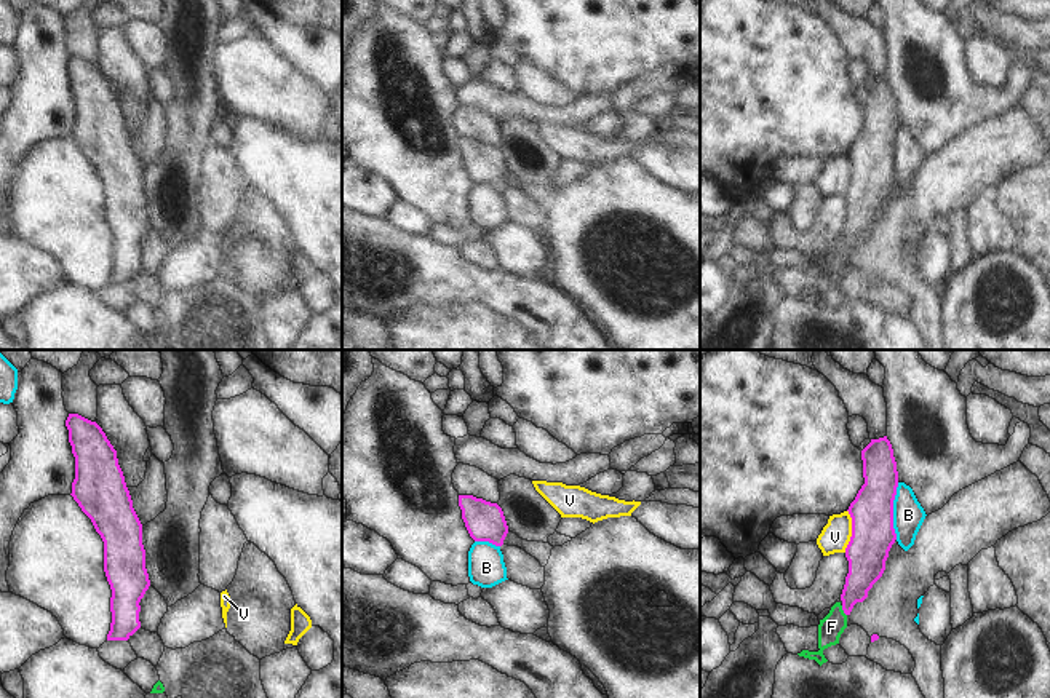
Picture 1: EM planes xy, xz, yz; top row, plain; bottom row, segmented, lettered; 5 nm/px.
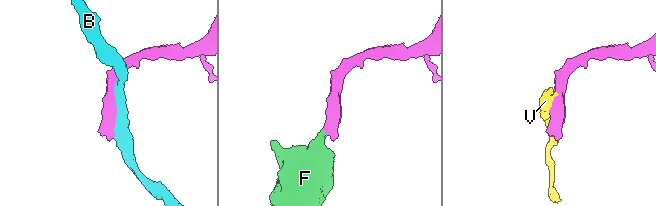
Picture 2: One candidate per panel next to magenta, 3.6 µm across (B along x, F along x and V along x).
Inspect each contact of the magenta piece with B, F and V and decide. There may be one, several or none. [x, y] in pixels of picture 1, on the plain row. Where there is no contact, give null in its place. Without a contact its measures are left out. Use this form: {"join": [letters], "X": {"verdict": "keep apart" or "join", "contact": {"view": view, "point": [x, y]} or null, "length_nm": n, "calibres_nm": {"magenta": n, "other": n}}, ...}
{"join": ["F"], "B": {"verdict": "keep apart", "contact": {"view": "yz", "point": [892, 154]}, "length_nm": 280, "calibres_nm": {"magenta": 220, "other": 160}}, "F": {"verdict": "join", "contact": {"view": "yz", "point": [843, 251]}, "length_nm": 60, "calibres_nm": {"magenta": 180, "other": 120}}, "V": {"verdict": "keep apart", "contact": {"view": "yz", "point": [852, 173]}, "length_nm": 220, "calibres_nm": {"magenta": 220, "other": 150}}}

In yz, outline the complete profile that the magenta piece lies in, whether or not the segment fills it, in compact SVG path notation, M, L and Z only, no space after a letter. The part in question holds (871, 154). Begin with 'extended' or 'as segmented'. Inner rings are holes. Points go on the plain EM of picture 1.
extended; M887 78L871 81L861 93L861 102L865 126L847 152L852 160L852 179L845 190L849 216L841 243L820 262L820 292L797 295L815 302L820 308L828 303L823 292L839 286L853 248L863 244L868 240L868 233L882 219L889 193L897 182L893 142L898 129L898 113Z

